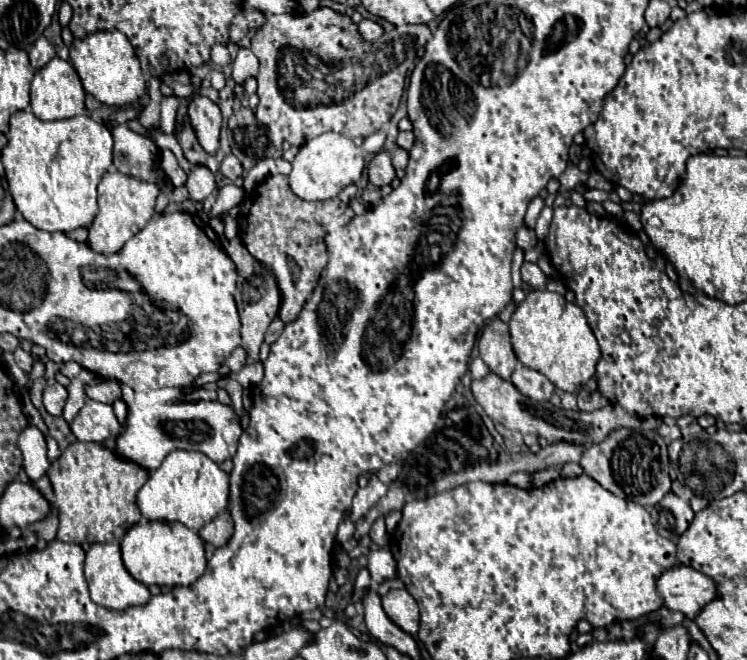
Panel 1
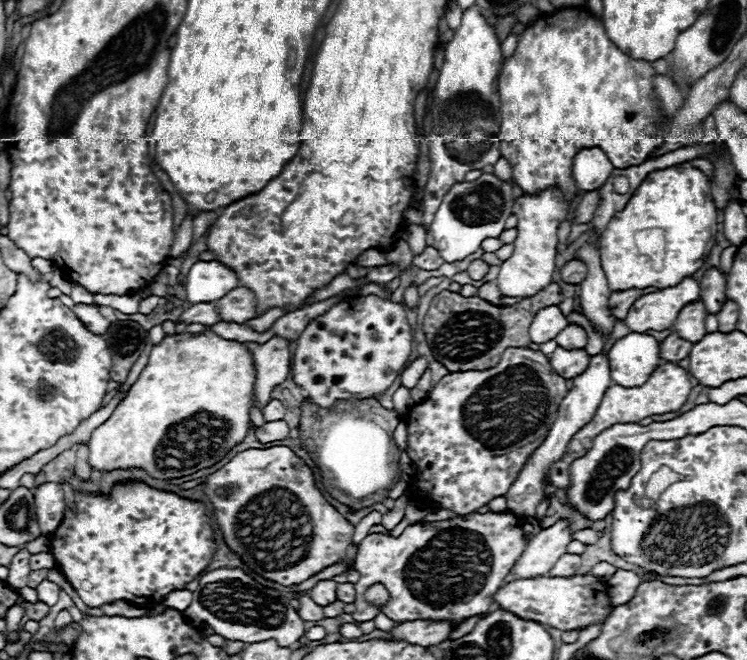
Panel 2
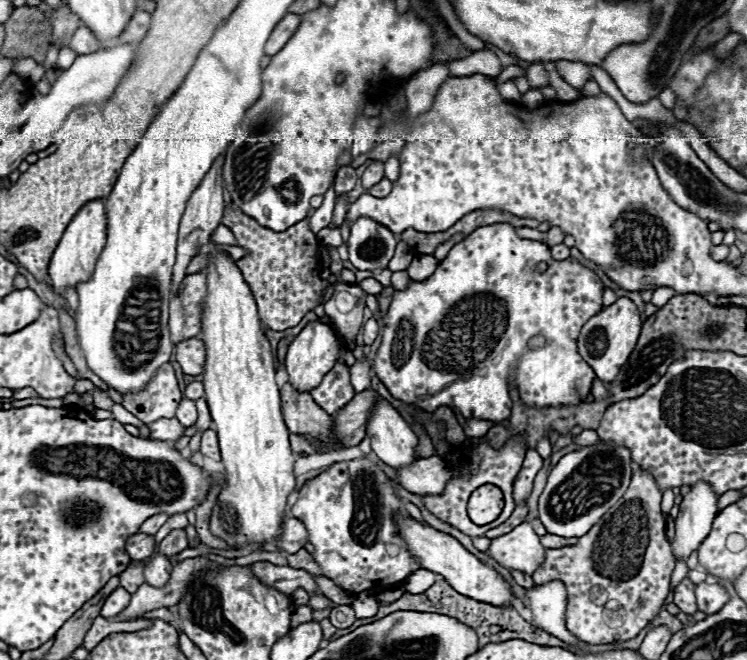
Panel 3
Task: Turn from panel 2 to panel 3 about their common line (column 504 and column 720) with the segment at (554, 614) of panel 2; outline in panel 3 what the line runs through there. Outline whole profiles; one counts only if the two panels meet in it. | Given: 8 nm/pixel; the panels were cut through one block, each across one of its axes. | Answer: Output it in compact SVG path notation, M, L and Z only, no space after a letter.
M702 582L702 584L696 586L696 600L698 600L698 610L700 612L716 614L730 600L730 594L720 584Z

